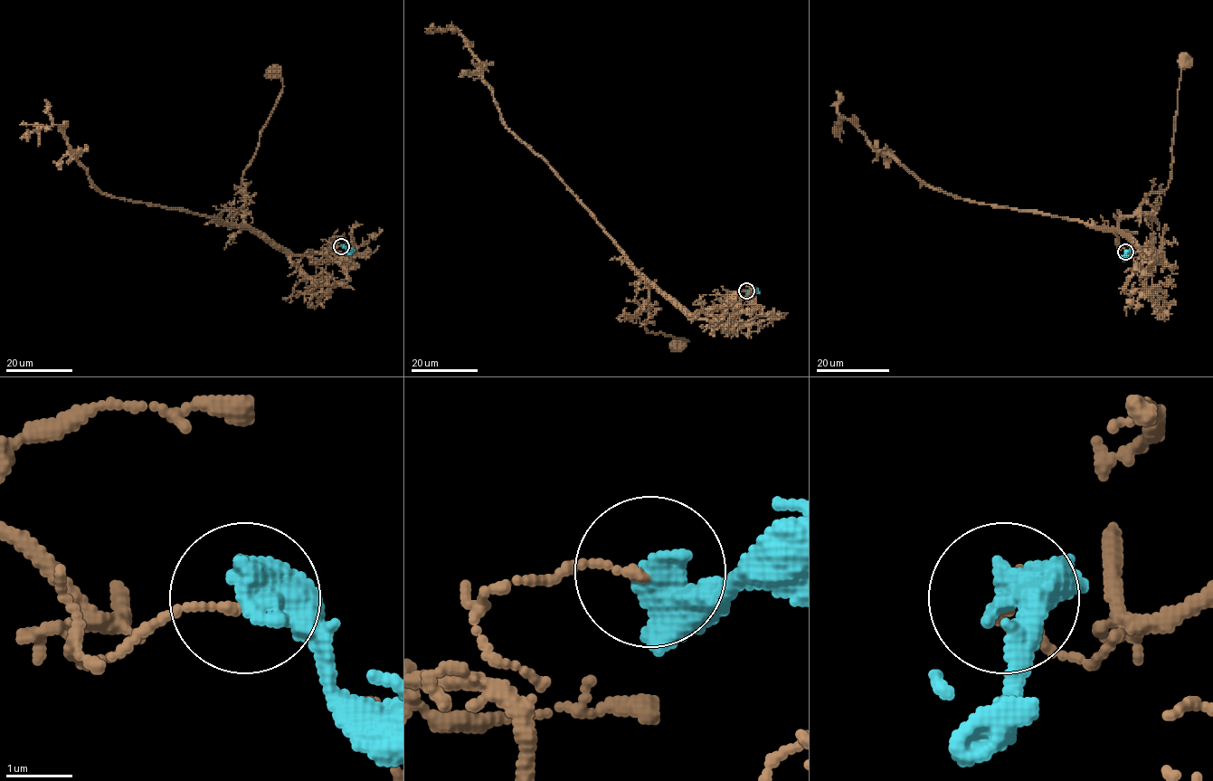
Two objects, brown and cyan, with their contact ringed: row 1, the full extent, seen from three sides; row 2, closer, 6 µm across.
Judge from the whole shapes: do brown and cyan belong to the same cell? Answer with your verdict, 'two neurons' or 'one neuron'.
two neurons

